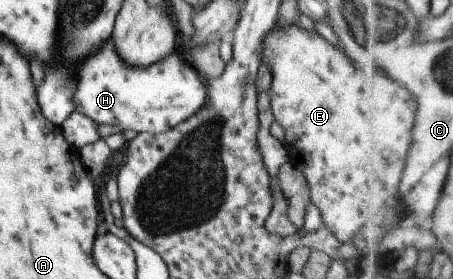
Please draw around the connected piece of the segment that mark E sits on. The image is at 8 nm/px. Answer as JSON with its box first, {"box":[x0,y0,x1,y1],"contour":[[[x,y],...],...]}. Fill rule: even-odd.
{"box":[261,22,419,245],"contour":[[[275,22],[275,26],[271,28],[271,32],[265,36],[263,50],[261,50],[261,62],[269,62],[267,66],[271,66],[272,81],[268,90],[271,98],[271,110],[273,111],[274,120],[279,122],[283,130],[285,130],[285,140],[282,142],[282,145],[288,152],[289,161],[296,169],[303,172],[308,182],[310,202],[313,202],[321,211],[322,224],[325,224],[331,230],[331,234],[343,245],[351,242],[363,232],[378,230],[383,223],[387,208],[390,204],[397,201],[400,194],[399,184],[401,184],[401,178],[403,178],[403,170],[407,166],[409,150],[413,146],[413,130],[415,130],[415,118],[417,118],[419,104],[417,104],[415,96],[405,86],[401,86],[399,82],[391,80],[389,76],[381,76],[381,74],[377,74],[377,76],[375,74],[365,76],[363,72],[359,72],[343,52],[339,52],[337,48],[333,48],[321,36],[309,34],[307,29],[299,26],[297,23],[287,26],[285,30],[277,30],[277,23]]]}

